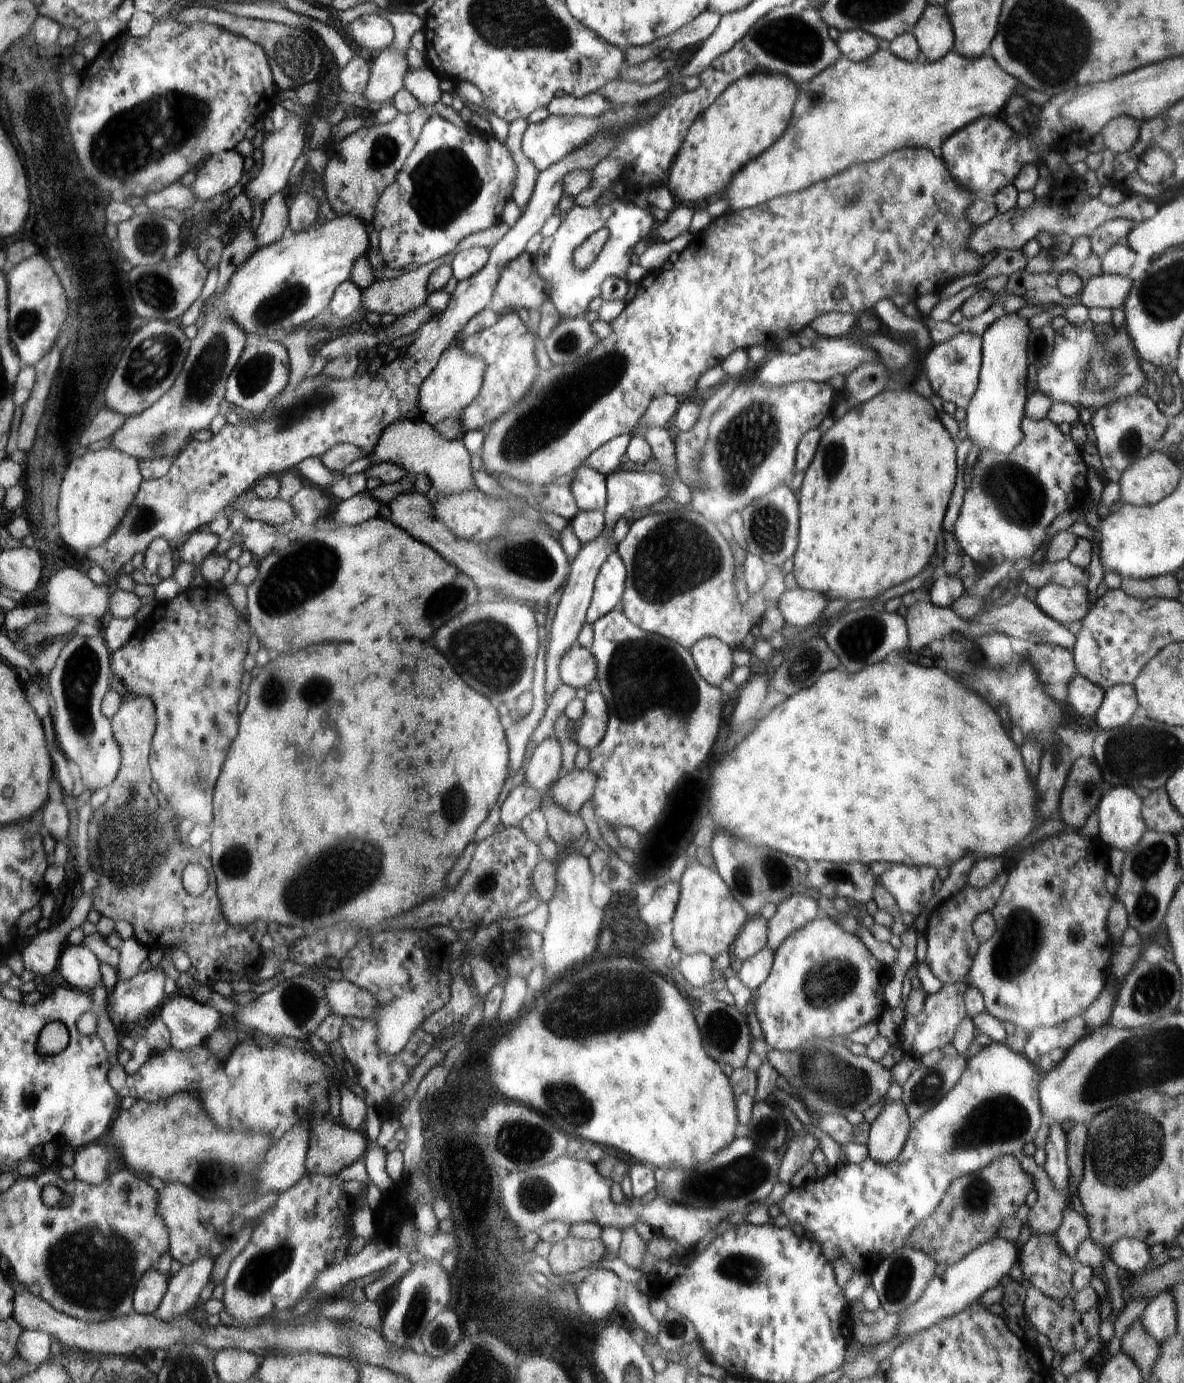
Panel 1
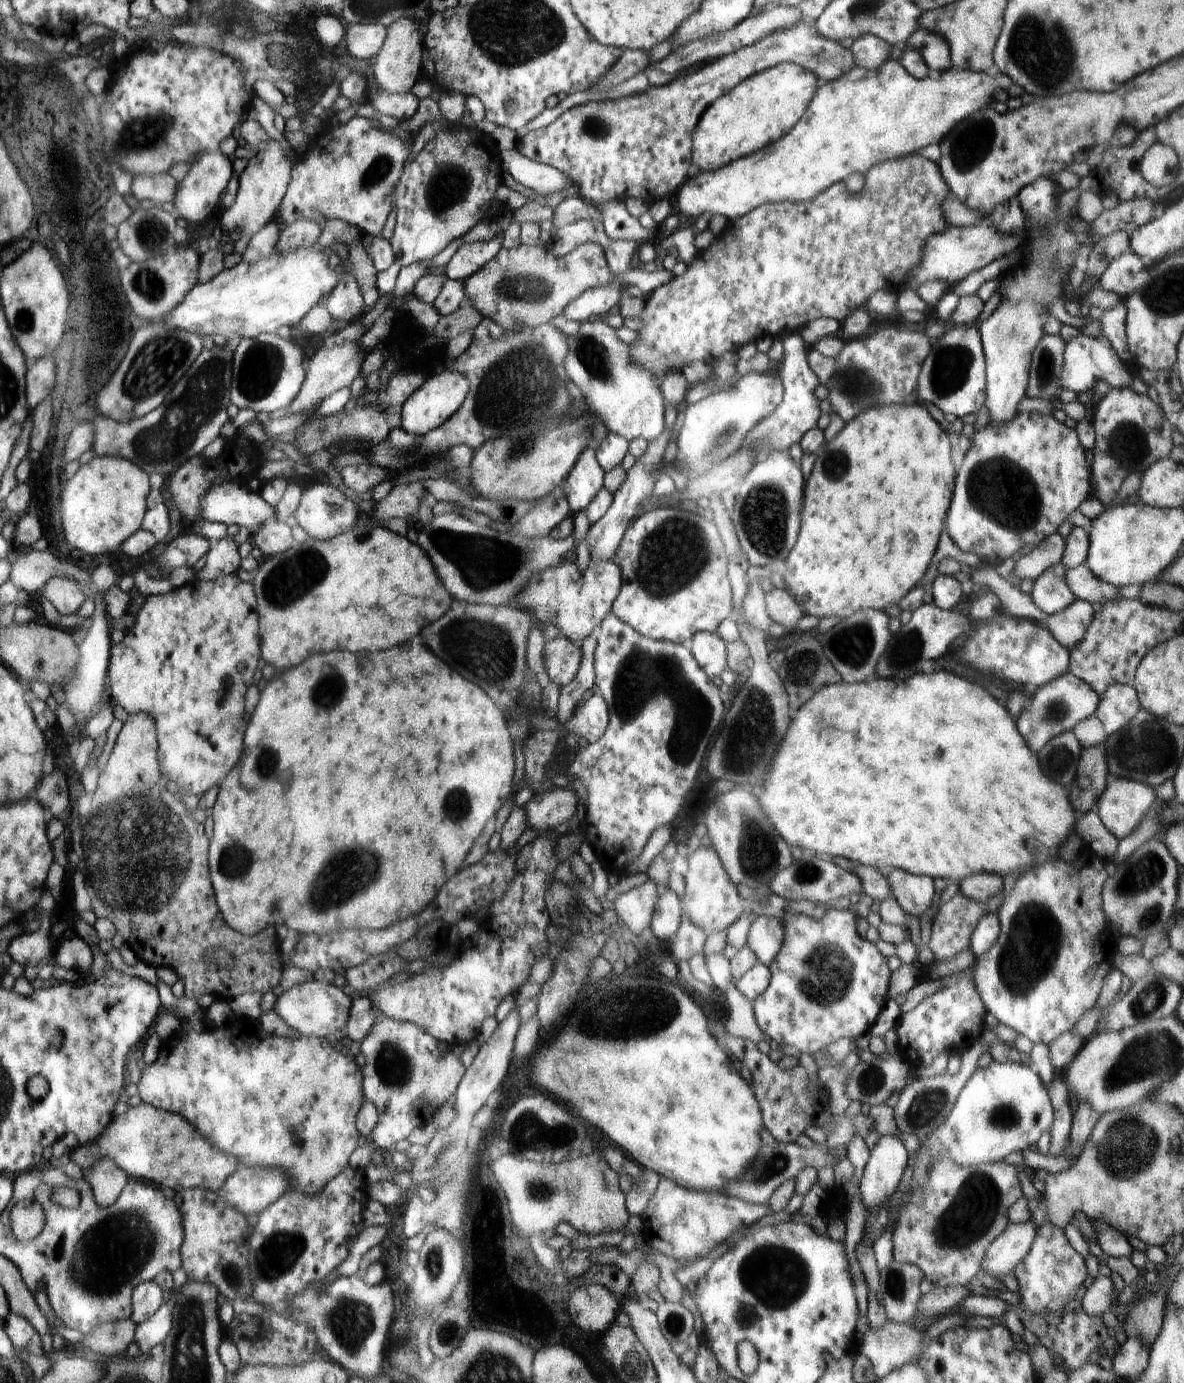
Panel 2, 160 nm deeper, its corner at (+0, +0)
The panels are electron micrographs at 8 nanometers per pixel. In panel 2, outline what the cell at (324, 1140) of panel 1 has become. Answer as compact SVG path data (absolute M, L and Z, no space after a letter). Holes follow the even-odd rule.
M160 978L156 984L159 998L168 1013L182 1022L182 1032L176 1040L162 1040L155 1062L141 1068L138 1092L142 1101L156 1108L182 1114L196 1130L204 1132L210 1142L228 1156L236 1156L245 1166L272 1166L288 1174L291 1188L306 1196L320 1194L348 1166L348 1158L358 1146L356 1108L350 1104L364 1104L362 1074L351 1053L332 1048L326 1038L282 1038L264 1032L257 1020L252 1024L256 1032L248 1030L206 1030L204 1010L194 998L175 998L172 990Z

